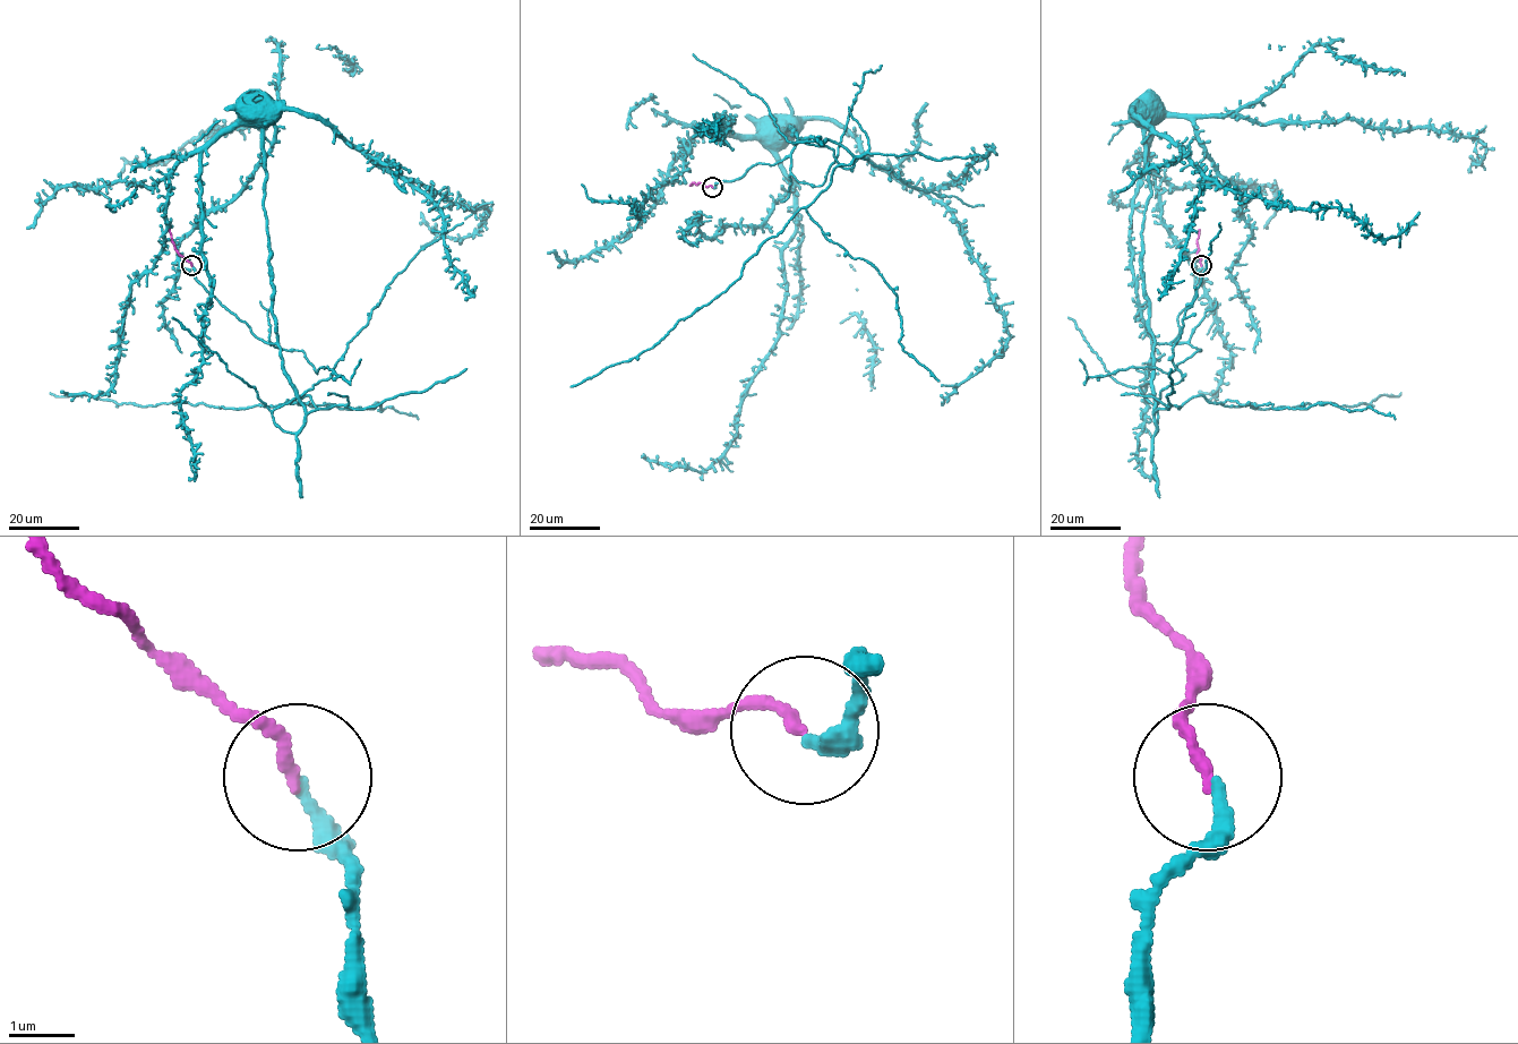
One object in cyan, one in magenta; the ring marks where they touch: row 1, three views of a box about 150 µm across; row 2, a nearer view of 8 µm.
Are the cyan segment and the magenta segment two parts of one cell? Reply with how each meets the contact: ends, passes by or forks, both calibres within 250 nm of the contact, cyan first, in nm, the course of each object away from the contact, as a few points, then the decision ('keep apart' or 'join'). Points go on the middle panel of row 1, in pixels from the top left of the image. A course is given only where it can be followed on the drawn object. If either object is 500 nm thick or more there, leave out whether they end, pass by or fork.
cyan ends there; magenta ends there; 200 nm thick on the cyan side, 190 nm on the other; cyan runs (712, 187), (774, 165), (797, 140), (786, 128), (822, 119), (940, 202), (1010, 335), (941, 404); magenta runs (712, 187), (694, 182), (691, 186); join

